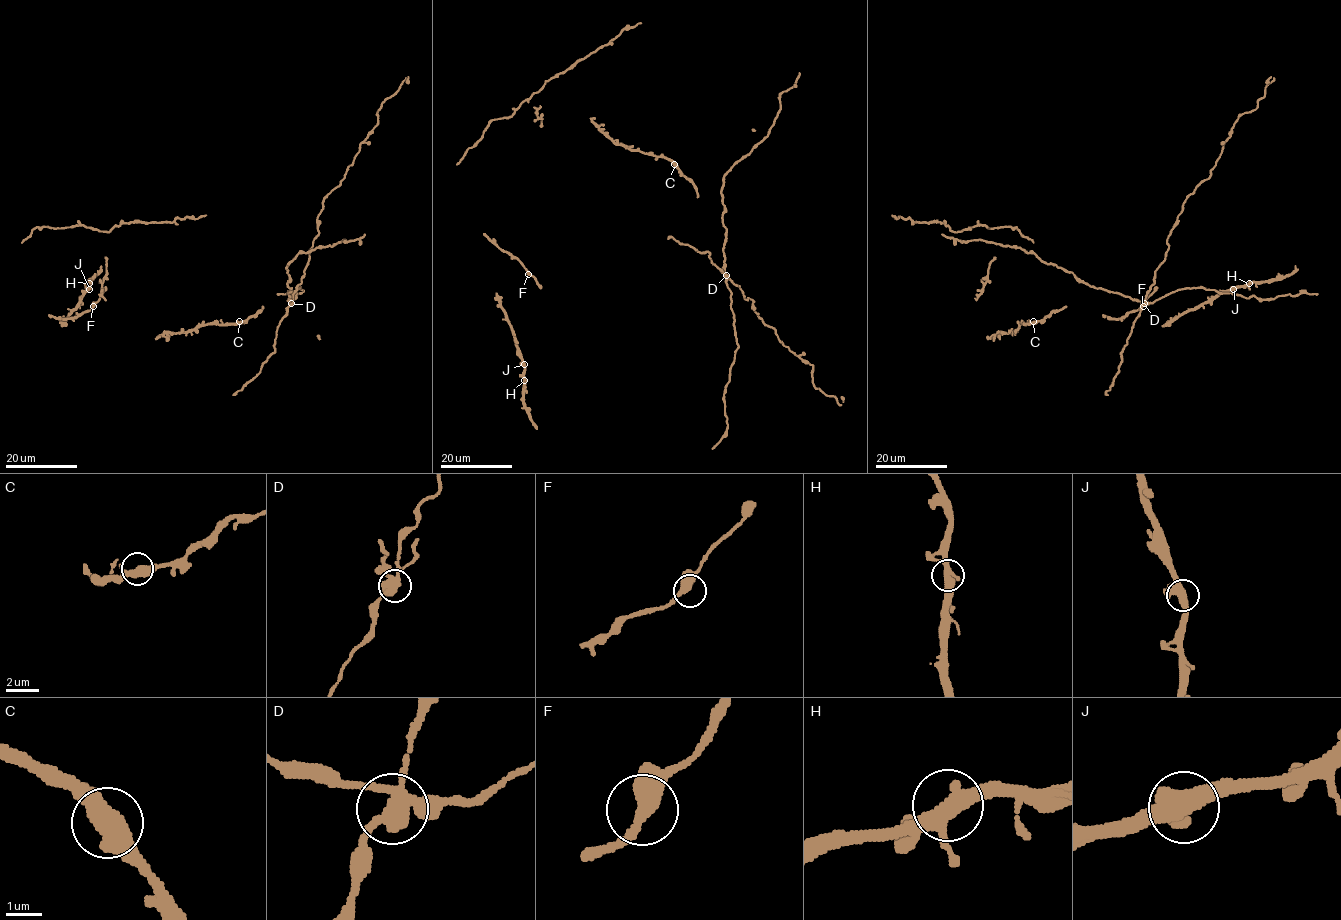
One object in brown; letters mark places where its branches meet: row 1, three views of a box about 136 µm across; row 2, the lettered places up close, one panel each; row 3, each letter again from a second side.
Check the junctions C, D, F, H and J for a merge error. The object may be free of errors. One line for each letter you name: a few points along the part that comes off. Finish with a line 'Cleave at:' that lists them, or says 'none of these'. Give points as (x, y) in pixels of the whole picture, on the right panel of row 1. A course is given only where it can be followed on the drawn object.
D: course (1143, 304), (1086, 284), (1020, 248), (941, 234)
Cleave at: D

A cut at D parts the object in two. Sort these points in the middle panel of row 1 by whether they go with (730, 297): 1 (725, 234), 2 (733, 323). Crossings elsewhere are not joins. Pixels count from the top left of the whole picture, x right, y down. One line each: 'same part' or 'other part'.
1: same part
2: same part

